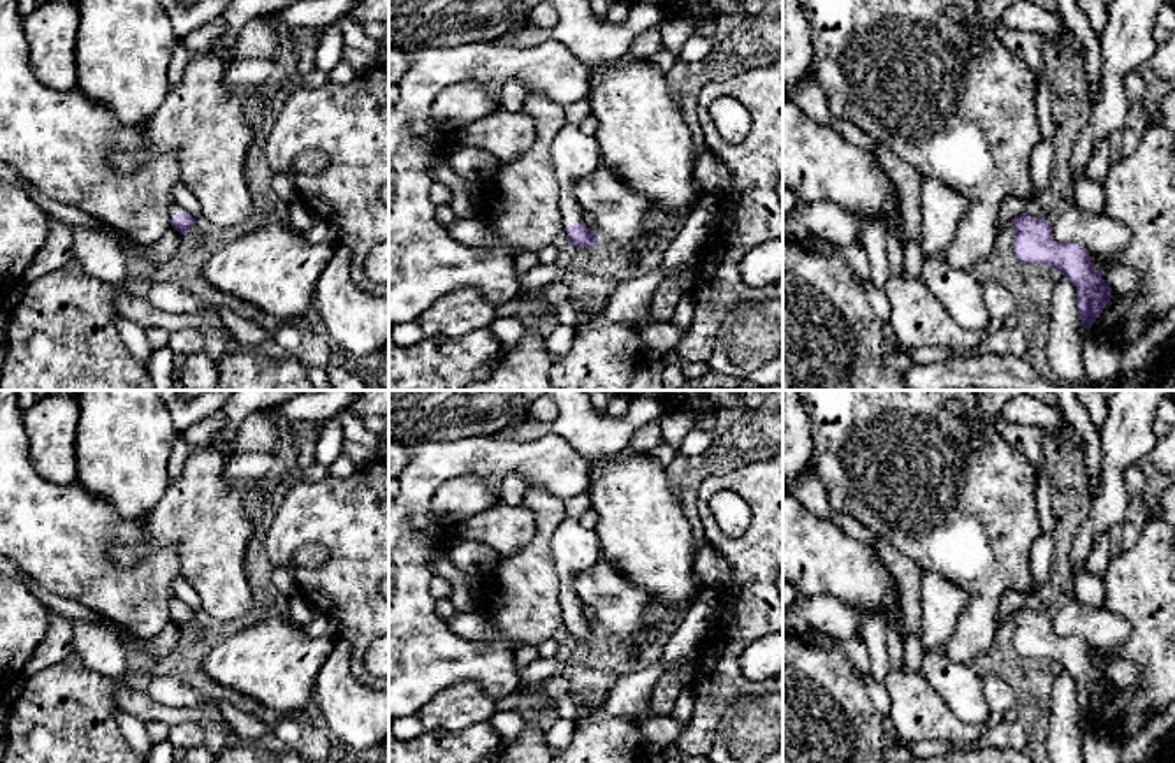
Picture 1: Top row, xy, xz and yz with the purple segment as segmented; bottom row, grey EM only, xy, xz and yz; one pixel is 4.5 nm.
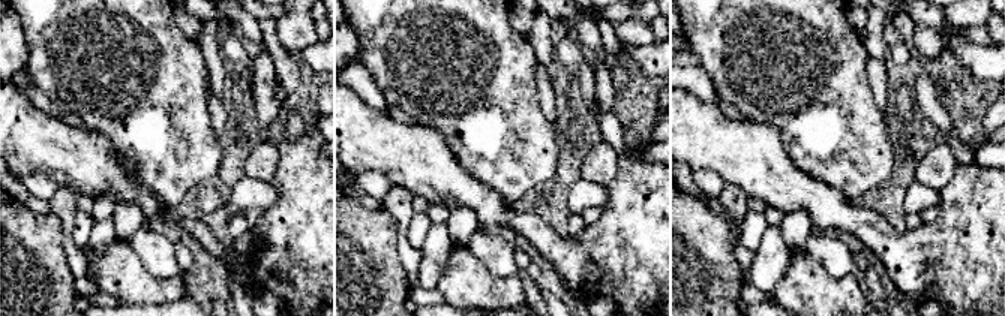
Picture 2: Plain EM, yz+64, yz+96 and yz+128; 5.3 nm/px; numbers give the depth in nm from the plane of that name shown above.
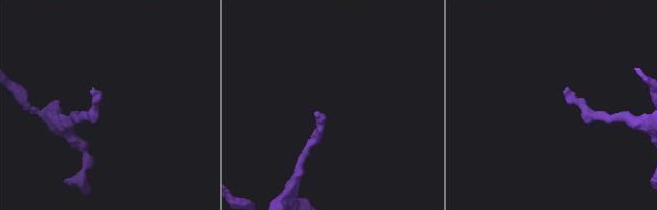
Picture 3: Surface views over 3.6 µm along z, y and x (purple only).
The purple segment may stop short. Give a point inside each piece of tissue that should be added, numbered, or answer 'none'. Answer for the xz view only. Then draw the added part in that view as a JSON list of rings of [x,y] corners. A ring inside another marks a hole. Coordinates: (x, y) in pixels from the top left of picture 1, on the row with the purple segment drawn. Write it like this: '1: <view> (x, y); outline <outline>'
1: xz (576, 153); outline [[[566,123],[552,141],[551,153],[559,185],[561,220],[565,227],[570,227],[582,222],[582,207],[573,197],[573,185],[602,165],[600,144],[595,134]]]

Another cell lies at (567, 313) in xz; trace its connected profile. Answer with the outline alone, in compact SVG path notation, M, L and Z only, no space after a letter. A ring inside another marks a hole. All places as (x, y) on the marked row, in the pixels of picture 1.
M572 301L554 306L554 311L559 325L575 327L579 323L580 309Z

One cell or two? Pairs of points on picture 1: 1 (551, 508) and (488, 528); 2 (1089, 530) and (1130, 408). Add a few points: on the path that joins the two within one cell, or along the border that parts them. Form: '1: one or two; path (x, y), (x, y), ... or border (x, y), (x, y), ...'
1: two; border (525, 505), (533, 515), (535, 535), (516, 552)
2: one; path (1112, 500), (1112, 468), (1126, 438)

